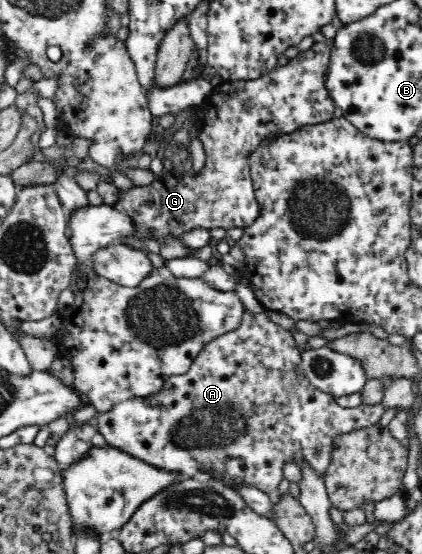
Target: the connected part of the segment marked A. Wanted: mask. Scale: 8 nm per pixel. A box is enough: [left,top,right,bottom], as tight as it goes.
[93,309,385,496]

